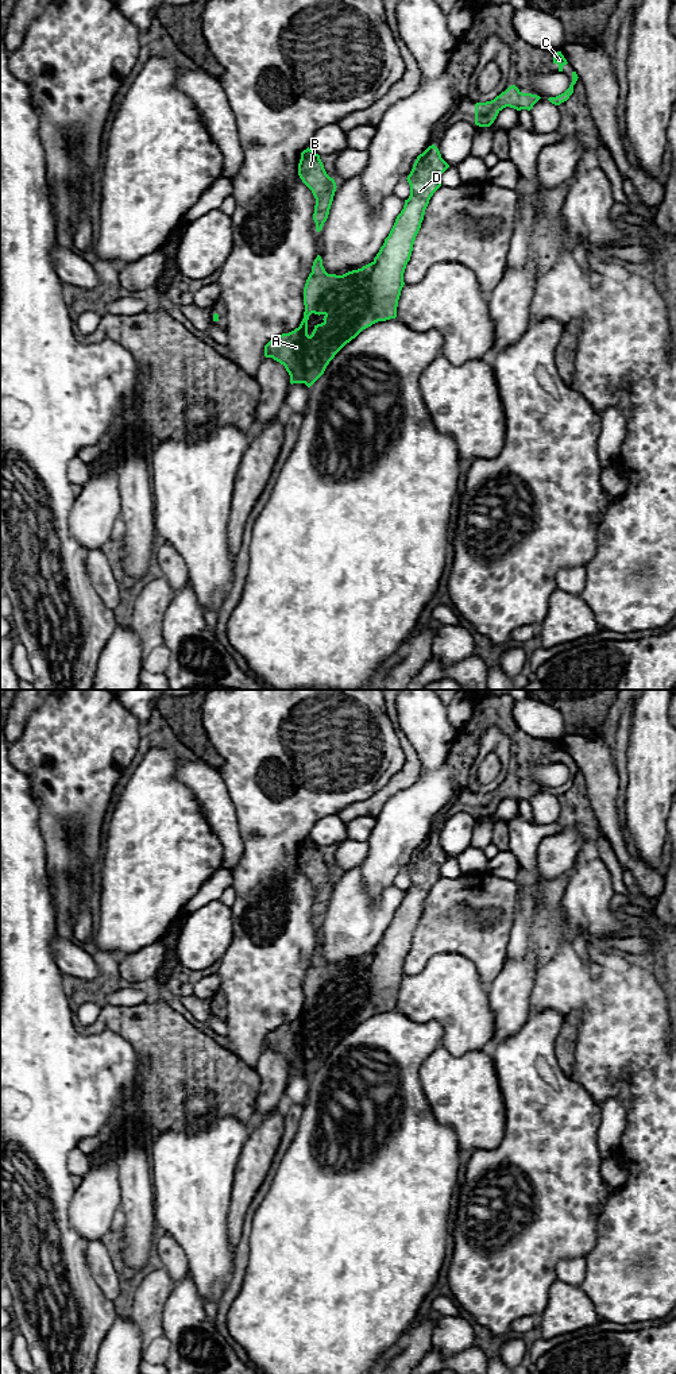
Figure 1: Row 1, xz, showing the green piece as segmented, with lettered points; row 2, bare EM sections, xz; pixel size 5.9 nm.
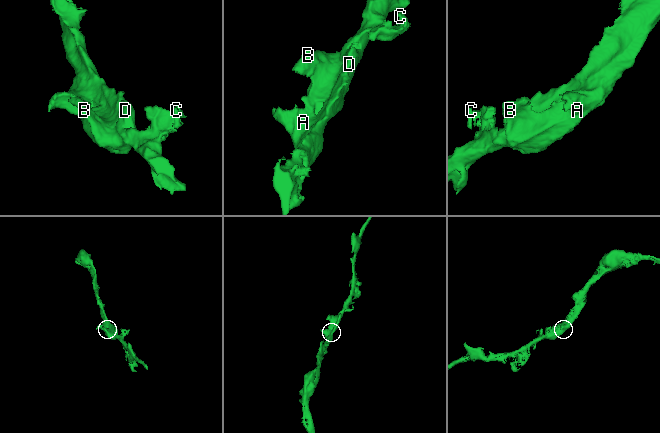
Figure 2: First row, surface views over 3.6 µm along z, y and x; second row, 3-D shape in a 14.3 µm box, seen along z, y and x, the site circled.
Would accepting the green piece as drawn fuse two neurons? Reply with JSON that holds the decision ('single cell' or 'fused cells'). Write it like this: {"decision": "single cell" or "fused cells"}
{"decision": "single cell"}

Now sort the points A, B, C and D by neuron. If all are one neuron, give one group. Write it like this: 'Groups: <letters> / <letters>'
Groups: A B C D

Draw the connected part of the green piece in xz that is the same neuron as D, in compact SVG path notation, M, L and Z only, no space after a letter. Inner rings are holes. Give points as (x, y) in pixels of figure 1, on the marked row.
M434 144L417 157L406 178L410 185L410 196L405 200L403 209L397 216L389 236L371 263L336 275L325 271L322 259L317 255L304 287L305 312L300 327L289 333L279 335L264 346L264 356L285 366L291 385L305 383L310 387L324 374L335 355L363 329L378 321L397 317L398 300L405 285L403 273L410 260L416 236L421 228L429 200L441 186L440 177L448 167L449 165L441 158ZM312 313L322 314L324 321L314 325L309 336L308 320Z

